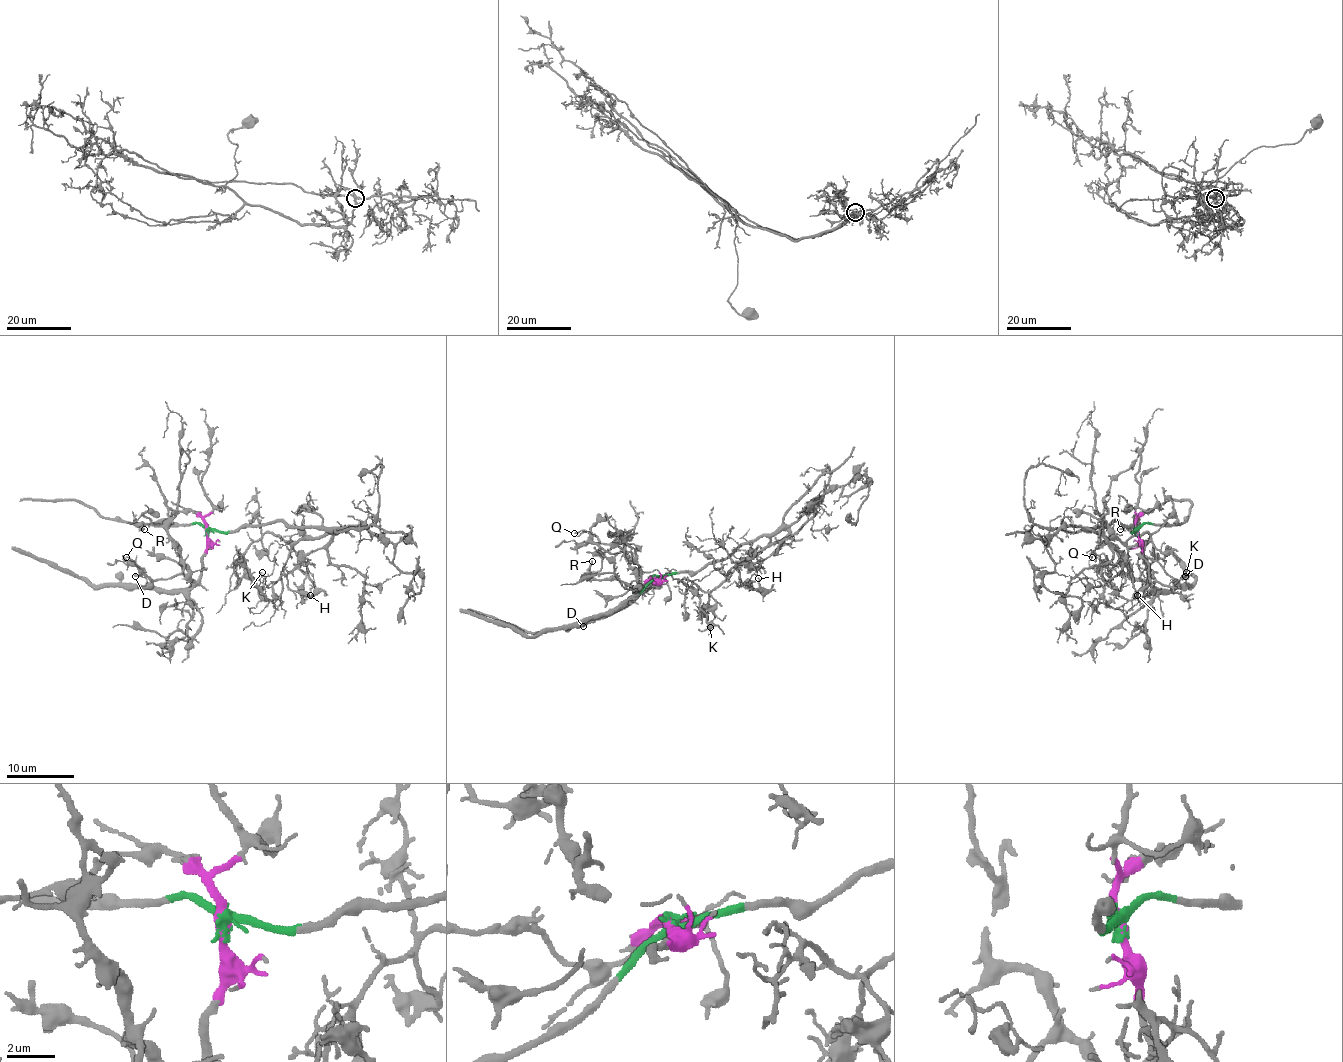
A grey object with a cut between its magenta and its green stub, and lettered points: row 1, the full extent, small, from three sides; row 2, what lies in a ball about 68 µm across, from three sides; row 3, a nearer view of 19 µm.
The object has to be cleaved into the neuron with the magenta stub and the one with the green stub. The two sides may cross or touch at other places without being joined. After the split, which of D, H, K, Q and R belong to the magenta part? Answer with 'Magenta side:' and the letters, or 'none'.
Magenta side: D, Q, R

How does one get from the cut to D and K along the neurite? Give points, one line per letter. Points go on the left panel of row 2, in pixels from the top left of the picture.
D: (207, 531), (201, 575), (190, 587), (153, 590), (143, 576), (134, 576)
K: (207, 531), (279, 521), (338, 529), (292, 543), (265, 533), (244, 555), (252, 585), (260, 581), (262, 571)

